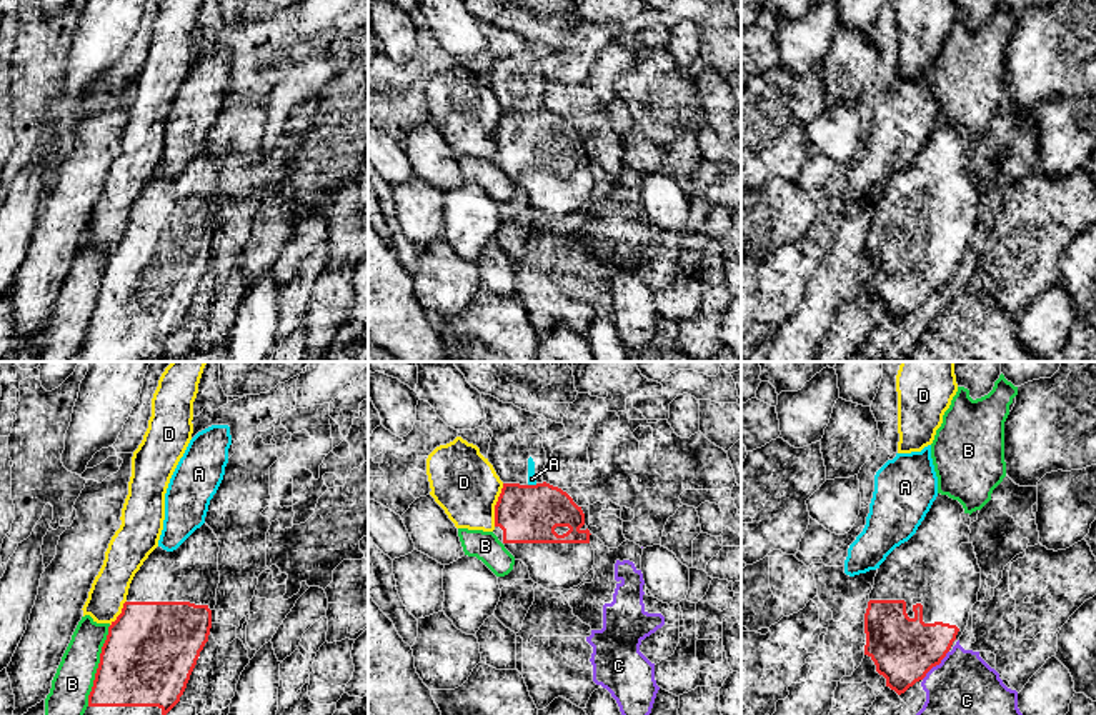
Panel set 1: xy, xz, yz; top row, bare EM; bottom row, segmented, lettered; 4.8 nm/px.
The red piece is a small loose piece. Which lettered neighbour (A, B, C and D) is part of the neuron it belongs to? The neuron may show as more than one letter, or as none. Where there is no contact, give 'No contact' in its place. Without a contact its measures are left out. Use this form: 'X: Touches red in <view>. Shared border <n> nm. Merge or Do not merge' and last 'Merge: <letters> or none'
A: Touches red in xz. Shared border 50 nm. Do not merge
B: Touches red in xy. Shared border 400 nm. Do not merge
C: Touches red in yz. Shared border 190 nm. Do not merge
D: Touches red in xz. Shared border 220 nm. Do not merge
Merge: none

